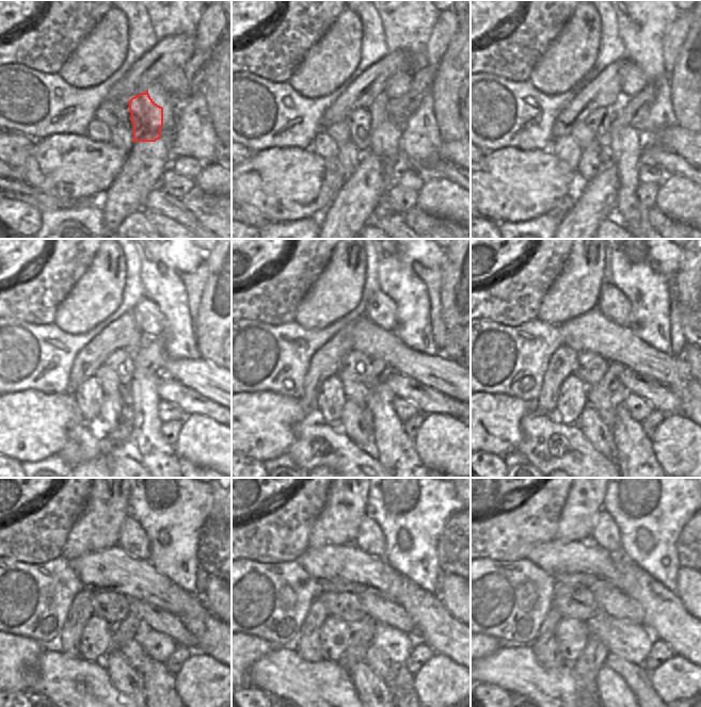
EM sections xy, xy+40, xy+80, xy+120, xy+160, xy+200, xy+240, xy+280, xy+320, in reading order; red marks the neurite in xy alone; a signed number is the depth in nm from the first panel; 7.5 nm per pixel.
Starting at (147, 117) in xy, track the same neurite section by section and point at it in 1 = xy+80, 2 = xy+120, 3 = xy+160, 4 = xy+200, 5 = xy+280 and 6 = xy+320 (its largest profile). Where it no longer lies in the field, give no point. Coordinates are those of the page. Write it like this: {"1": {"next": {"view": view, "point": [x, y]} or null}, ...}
{"1": {"next": {"view": "xy+80", "point": [626, 143]}}, "2": {"next": {"view": "xy+120", "point": [157, 455]}}, "3": {"next": {"view": "xy+160", "point": [395, 450]}}, "4": {"next": {"view": "xy+200", "point": [634, 453]}}, "5": {"next": {"view": "xy+280", "point": [396, 676]}}, "6": {"next": {"view": "xy+320", "point": [637, 678]}}}

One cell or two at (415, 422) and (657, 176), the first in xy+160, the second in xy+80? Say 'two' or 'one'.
two

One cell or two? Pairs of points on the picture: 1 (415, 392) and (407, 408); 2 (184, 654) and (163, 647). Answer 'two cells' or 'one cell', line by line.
1: two cells
2: two cells

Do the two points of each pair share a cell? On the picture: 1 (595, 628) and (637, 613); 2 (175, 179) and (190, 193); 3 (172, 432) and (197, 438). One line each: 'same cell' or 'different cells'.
1: different cells
2: different cells
3: different cells

